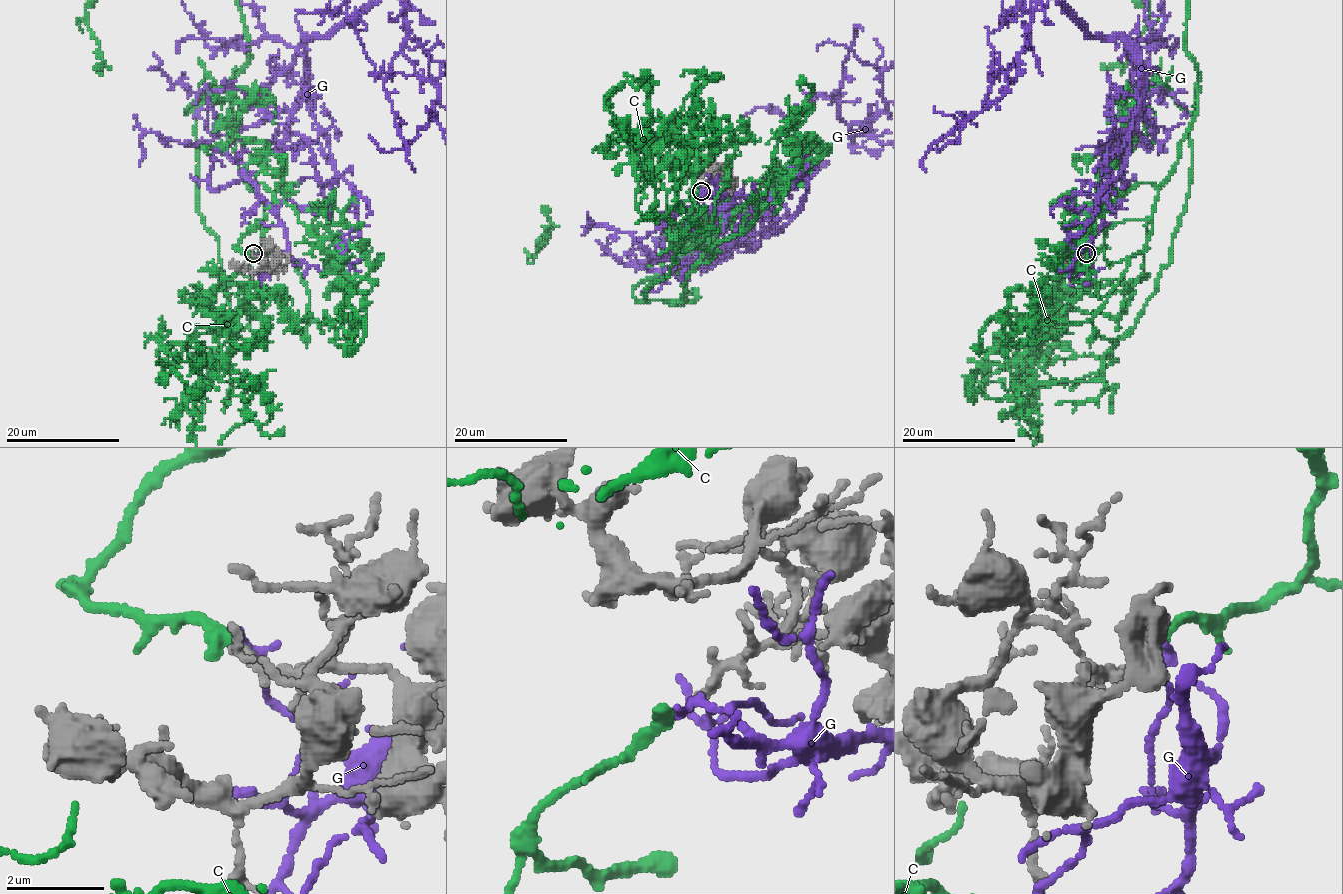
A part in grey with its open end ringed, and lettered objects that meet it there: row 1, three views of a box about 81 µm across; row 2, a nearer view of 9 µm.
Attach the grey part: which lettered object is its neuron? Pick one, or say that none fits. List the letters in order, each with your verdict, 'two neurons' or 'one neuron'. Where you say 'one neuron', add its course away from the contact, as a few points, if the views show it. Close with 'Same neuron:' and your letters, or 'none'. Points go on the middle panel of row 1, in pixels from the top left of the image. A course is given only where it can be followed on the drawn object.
C: one neuron; it runs (701, 191), (684, 207), (711, 256), (677, 302), (697, 297), (647, 296), (778, 178), (796, 72), (814, 80)
G: two neurons
Same neuron: C

